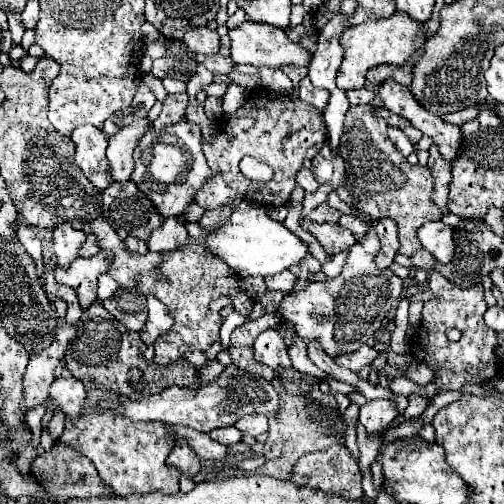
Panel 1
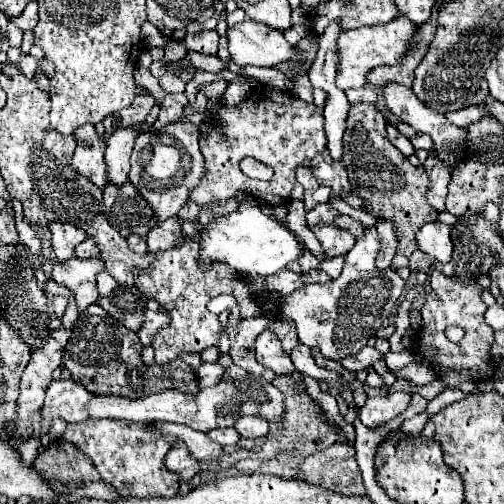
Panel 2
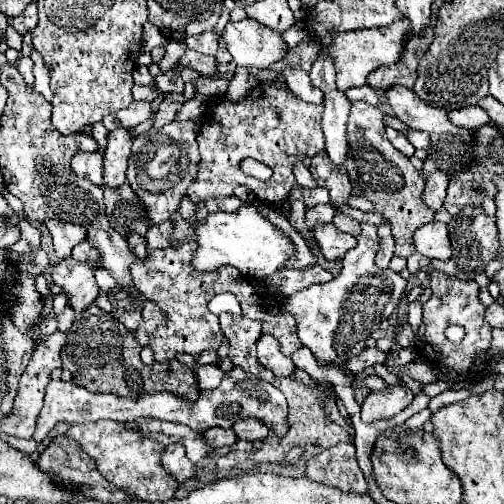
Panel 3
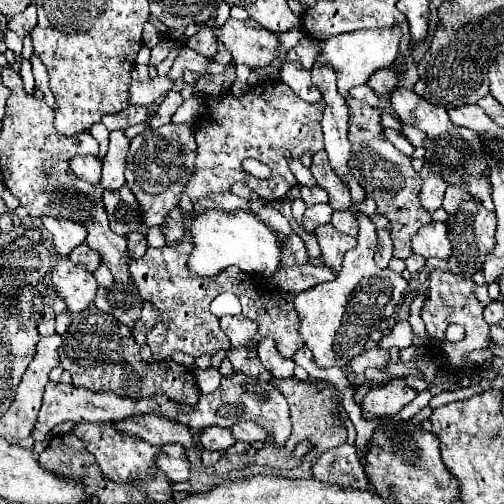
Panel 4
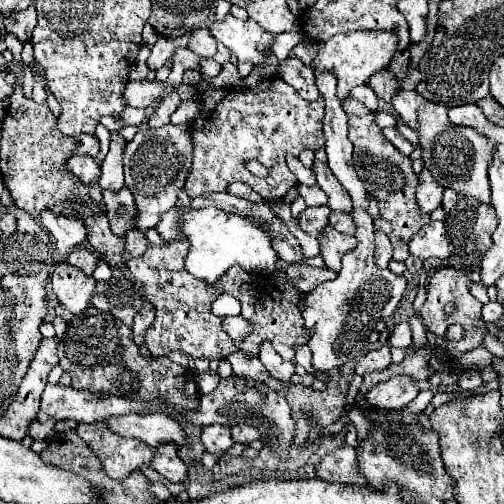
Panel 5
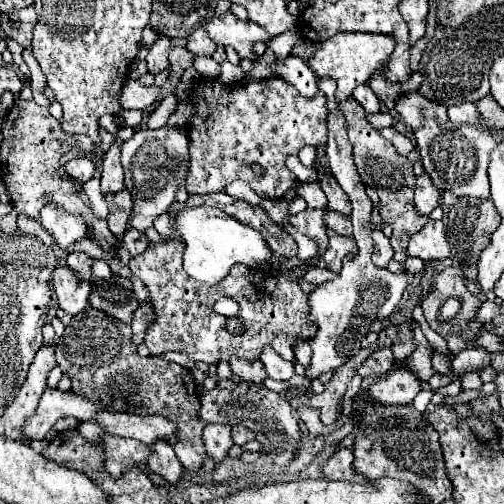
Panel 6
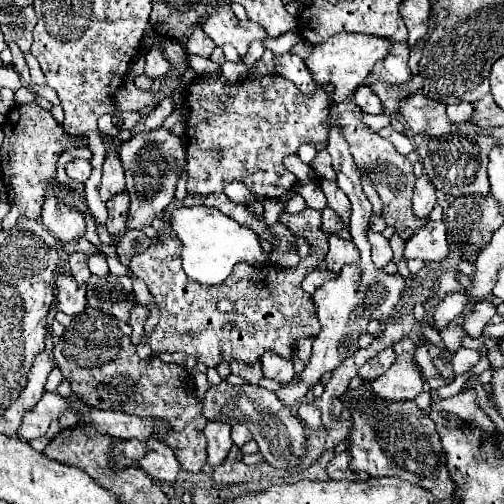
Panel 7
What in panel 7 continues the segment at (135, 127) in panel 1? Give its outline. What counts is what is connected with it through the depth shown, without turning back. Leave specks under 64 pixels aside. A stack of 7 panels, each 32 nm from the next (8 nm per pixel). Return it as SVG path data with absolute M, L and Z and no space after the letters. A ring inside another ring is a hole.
M110 150L104 160L104 172L102 172L102 182L100 182L100 198L106 202L118 192L124 192L124 168L118 158L118 150Z

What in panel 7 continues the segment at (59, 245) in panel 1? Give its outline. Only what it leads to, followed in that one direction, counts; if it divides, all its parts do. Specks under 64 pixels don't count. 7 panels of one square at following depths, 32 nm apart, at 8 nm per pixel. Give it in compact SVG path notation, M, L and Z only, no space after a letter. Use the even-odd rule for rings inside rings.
M48 192L46 202L42 206L42 224L58 238L62 246L82 238L86 230L84 216L80 212L70 210L66 204L58 202L52 196L52 192Z

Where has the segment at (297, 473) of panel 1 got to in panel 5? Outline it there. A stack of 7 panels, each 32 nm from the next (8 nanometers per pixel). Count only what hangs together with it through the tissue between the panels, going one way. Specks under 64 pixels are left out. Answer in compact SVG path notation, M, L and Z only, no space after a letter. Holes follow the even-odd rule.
M346 444L328 452L320 460L320 464L316 466L316 476L324 482L338 482L338 484L352 484L352 486L368 484L364 480L364 474L358 468L356 448Z

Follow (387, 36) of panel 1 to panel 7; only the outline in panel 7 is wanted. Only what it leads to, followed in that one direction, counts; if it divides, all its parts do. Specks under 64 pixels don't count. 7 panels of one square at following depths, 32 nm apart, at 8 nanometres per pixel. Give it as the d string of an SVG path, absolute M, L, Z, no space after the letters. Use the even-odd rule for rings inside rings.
M340 32L332 38L328 38L326 42L314 46L312 54L304 60L304 64L308 66L308 70L312 72L316 84L324 84L324 82L332 82L336 86L332 100L344 102L348 100L354 90L366 80L366 76L374 70L376 62L384 60L388 56L392 48L392 40L386 40L382 36L370 36L370 34L350 34L350 32Z

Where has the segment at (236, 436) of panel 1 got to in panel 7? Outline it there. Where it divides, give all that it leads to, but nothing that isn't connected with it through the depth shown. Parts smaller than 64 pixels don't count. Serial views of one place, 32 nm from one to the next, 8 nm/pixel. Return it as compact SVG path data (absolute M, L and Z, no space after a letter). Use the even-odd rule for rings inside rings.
M208 422L204 428L204 436L208 448L208 462L212 466L220 466L234 444L230 438L230 426L220 422Z

